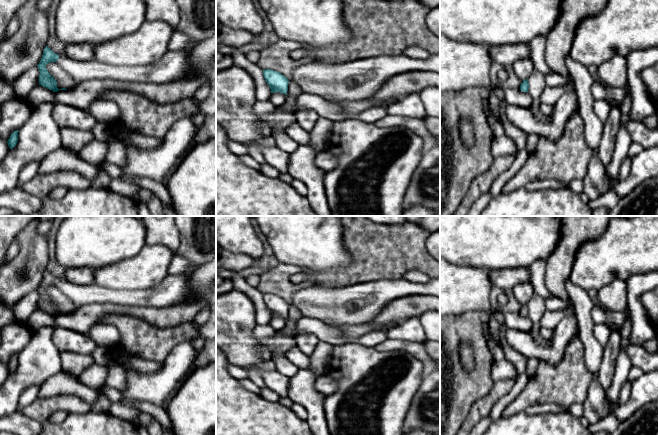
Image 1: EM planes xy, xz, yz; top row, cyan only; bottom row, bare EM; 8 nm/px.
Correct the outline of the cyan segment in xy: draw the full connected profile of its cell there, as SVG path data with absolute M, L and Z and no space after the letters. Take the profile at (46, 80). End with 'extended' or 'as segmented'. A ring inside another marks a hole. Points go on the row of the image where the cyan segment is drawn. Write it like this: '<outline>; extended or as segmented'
M48 46L44 48L42 58L37 65L39 69L39 85L46 87L47 89L57 92L59 90L67 90L65 88L58 89L57 81L52 77L47 68L45 67L50 62L56 62L68 74L74 79L75 84L81 84L89 80L95 79L111 79L121 82L139 82L139 83L151 83L151 84L164 84L167 82L175 82L185 78L194 78L196 76L205 76L208 78L210 85L210 95L200 105L200 113L204 116L216 115L216 60L211 60L207 64L198 64L195 62L190 54L191 50L167 50L167 52L155 63L146 66L112 66L109 64L103 64L94 60L91 61L77 61L72 60L66 56L59 56L55 54Z; extended

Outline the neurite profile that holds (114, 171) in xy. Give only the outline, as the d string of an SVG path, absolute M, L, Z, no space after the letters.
M106 159L100 164L100 166L112 179L121 178L123 171L119 166L108 162Z

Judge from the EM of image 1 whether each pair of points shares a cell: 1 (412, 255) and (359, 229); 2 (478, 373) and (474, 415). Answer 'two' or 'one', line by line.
1: one
2: two

